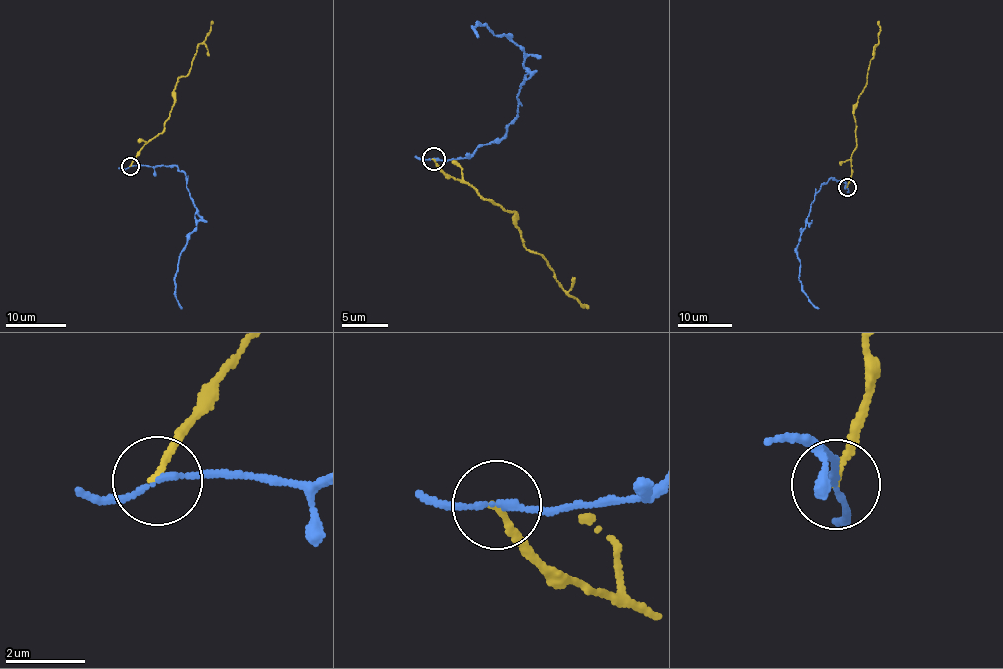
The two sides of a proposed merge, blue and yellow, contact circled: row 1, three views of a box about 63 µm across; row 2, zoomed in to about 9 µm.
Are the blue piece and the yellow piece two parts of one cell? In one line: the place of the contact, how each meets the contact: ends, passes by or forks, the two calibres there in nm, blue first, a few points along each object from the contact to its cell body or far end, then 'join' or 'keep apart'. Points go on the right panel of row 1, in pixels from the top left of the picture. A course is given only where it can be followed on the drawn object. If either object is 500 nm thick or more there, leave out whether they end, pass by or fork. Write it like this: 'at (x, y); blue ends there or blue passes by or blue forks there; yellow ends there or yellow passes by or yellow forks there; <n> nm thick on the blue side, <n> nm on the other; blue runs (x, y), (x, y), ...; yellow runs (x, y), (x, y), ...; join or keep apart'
at (847, 187); blue passes by; yellow ends there; 140 nm thick on the blue side, 140 nm on the other; blue runs (846, 187), (846, 181), (833, 177), (819, 188), (797, 247), (801, 265), (798, 280), (804, 294), (818, 308); yellow runs (846, 187), (855, 142), (854, 104), (863, 90), (878, 42), (879, 20); keep apart

